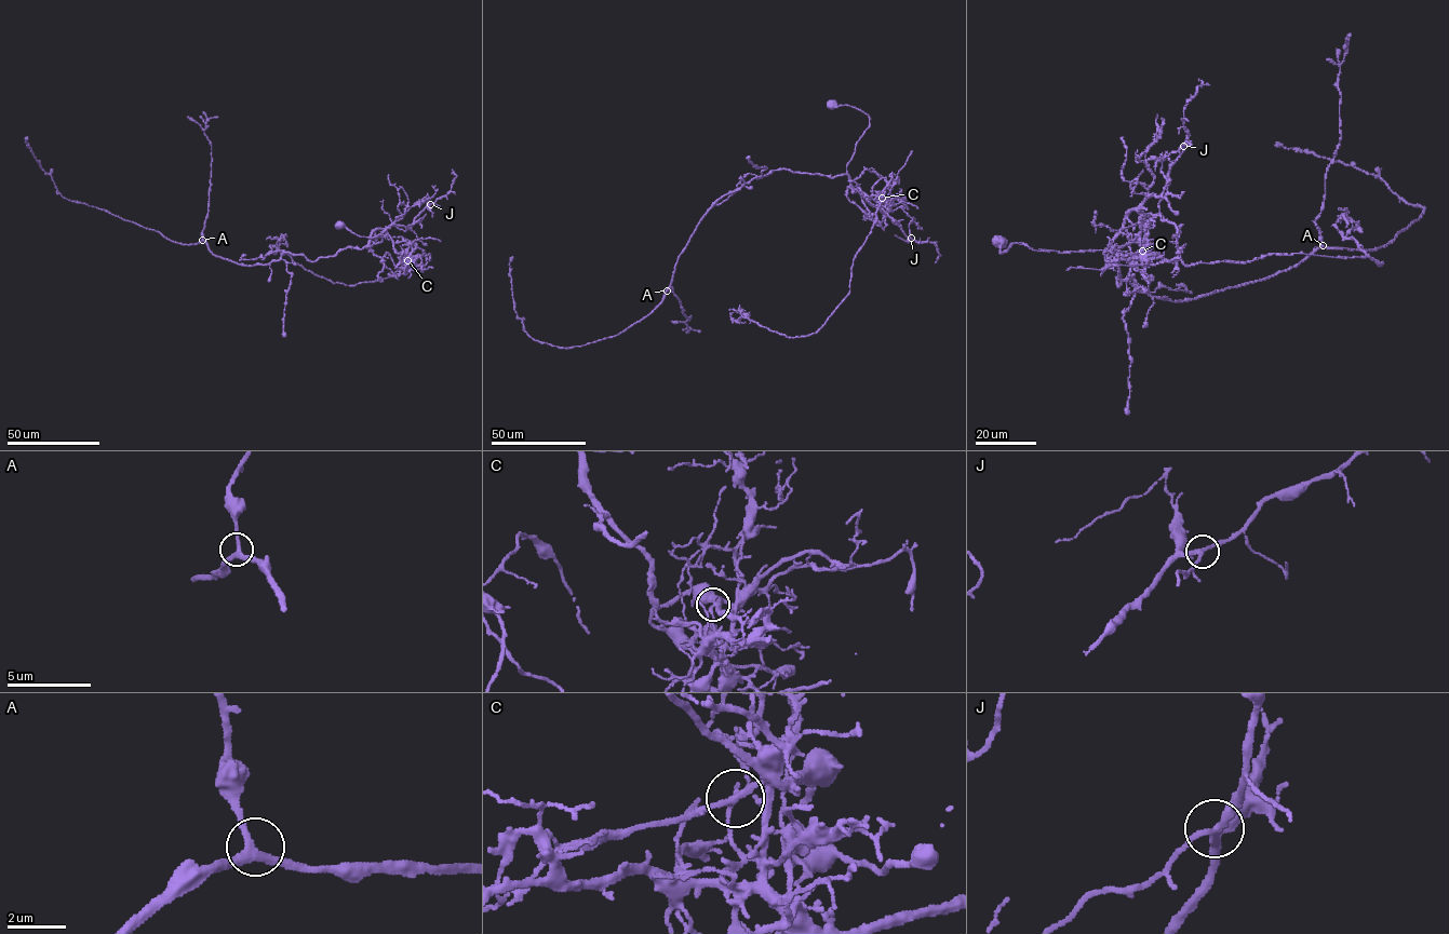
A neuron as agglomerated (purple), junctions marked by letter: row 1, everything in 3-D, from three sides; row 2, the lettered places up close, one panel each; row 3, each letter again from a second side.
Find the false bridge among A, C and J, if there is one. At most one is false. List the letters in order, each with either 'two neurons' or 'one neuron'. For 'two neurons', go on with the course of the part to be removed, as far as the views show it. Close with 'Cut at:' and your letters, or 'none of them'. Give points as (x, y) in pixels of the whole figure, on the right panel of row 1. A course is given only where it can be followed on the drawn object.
A: one neuron
C: two neurons | (1142, 251), (1150, 264), (1297, 254), (1382, 265), (1337, 227), (1349, 217), (1357, 227), (1346, 238)
J: one neuron
Cut at: C

